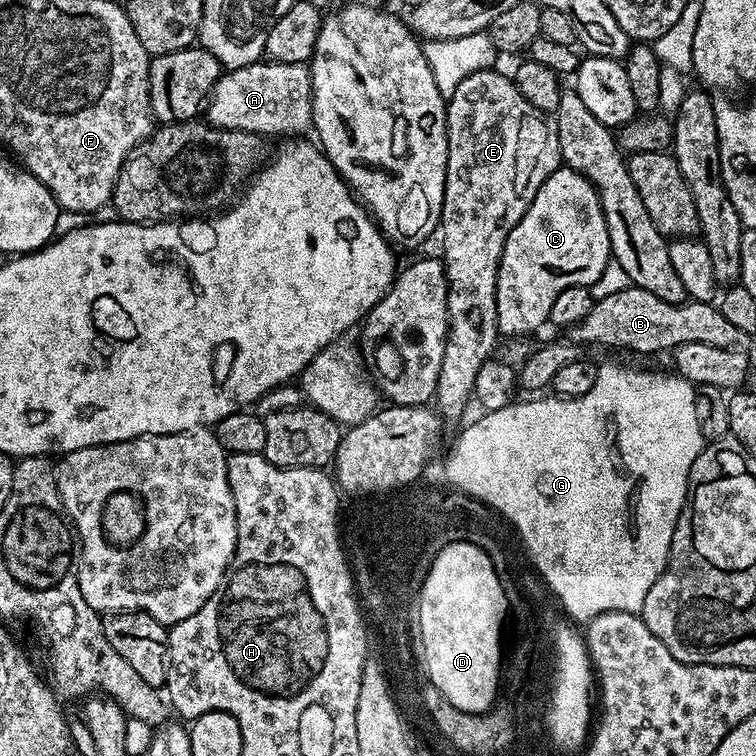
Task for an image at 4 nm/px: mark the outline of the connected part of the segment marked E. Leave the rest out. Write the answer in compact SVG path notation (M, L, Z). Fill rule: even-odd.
M491 68L482 69L481 72L470 74L462 79L458 86L454 87L452 96L447 97L446 111L448 114L448 157L446 158L446 186L444 187L444 197L442 198L442 214L440 215L439 235L444 235L444 253L442 259L444 262L444 273L448 279L448 341L446 342L446 350L442 354L442 370L438 370L438 386L436 387L436 395L434 397L435 411L439 412L445 421L456 420L464 412L468 400L473 399L476 391L476 379L478 379L478 370L482 370L482 366L487 360L493 359L492 351L496 348L496 336L501 335L498 326L498 314L496 313L496 286L498 278L498 266L502 258L502 250L506 246L506 238L510 234L510 230L514 230L514 226L518 226L518 222L522 218L522 214L526 214L526 210L530 206L530 202L534 202L534 194L538 194L538 190L542 186L542 182L546 182L546 178L550 178L550 174L554 174L556 169L561 167L560 147L558 146L558 130L556 129L555 119L549 113L538 110L538 106L530 106L530 102L526 102L526 98L522 98L522 94L518 90L515 79L511 75L503 76L499 70Z

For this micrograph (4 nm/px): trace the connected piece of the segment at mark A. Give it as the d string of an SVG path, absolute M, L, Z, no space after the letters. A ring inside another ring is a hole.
M257 62L225 71L206 101L206 120L214 128L255 132L265 138L300 138L312 128L312 73L308 64Z

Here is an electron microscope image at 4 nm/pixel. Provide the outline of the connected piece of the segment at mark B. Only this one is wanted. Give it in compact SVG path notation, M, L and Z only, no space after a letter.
M635 286L609 294L601 300L593 300L590 314L586 314L566 332L567 339L575 344L591 346L601 344L604 348L625 348L628 352L664 352L682 346L682 342L703 342L715 348L740 348L746 334L733 326L720 313L715 303L703 304L697 300L688 300L682 304L662 302L650 294L650 290L642 290Z

